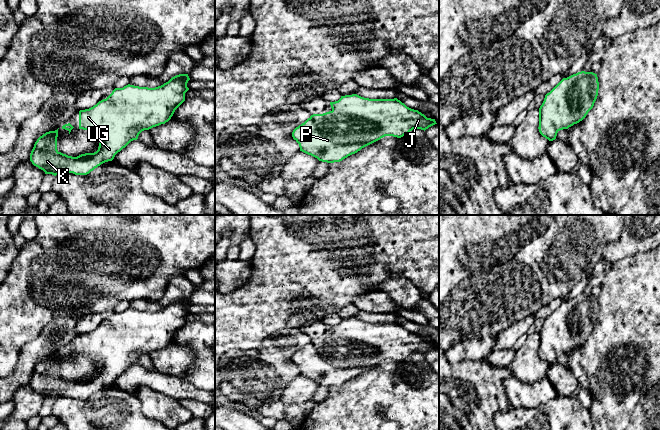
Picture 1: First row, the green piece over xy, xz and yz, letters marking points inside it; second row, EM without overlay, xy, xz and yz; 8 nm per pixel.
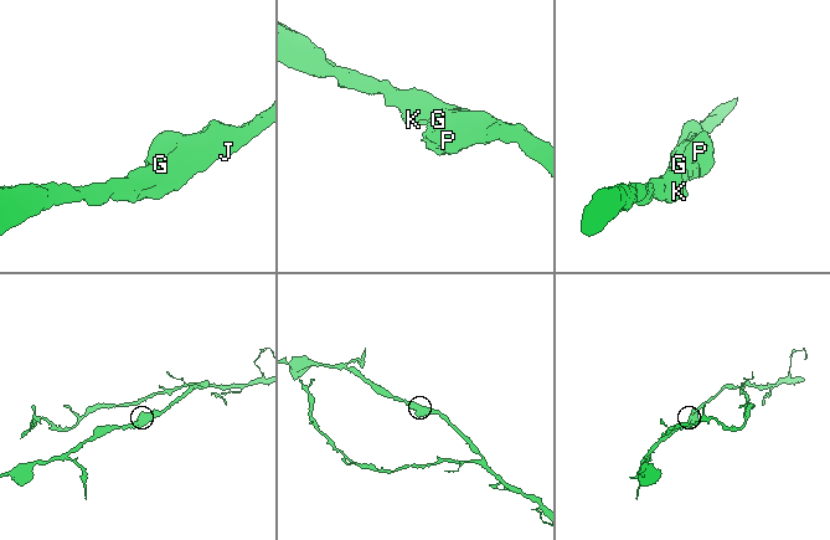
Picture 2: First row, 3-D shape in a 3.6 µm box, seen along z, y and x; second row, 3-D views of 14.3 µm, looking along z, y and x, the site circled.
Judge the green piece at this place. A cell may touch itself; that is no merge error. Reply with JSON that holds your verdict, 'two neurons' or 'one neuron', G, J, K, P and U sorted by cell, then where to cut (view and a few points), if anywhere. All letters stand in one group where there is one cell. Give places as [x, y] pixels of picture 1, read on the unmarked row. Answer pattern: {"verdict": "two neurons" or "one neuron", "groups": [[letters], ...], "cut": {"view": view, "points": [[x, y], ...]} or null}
{"verdict": "one neuron", "groups": [["G", "J", "K", "P", "U"]], "cut": null}

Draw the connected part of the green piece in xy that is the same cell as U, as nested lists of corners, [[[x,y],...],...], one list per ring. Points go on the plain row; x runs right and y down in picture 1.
[[[179,298],[168,306],[155,312],[126,309],[115,312],[106,322],[89,333],[79,335],[79,353],[88,354],[92,359],[102,361],[98,374],[77,381],[68,380],[57,374],[58,353],[40,360],[30,378],[30,385],[45,398],[54,400],[67,396],[75,399],[87,399],[101,388],[112,385],[115,379],[131,365],[137,364],[144,354],[165,348],[173,340],[175,334],[185,325],[185,317],[189,314],[188,298]]]

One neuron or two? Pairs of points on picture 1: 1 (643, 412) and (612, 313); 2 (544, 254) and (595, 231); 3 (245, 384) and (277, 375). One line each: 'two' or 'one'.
1: two
2: one
3: one

